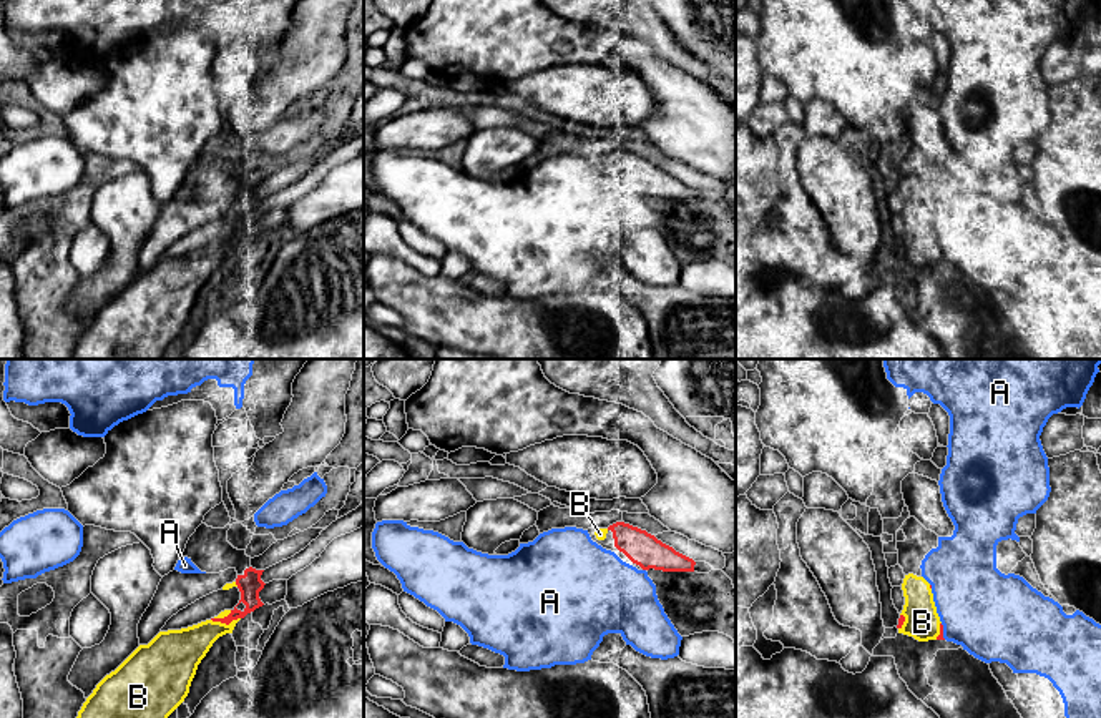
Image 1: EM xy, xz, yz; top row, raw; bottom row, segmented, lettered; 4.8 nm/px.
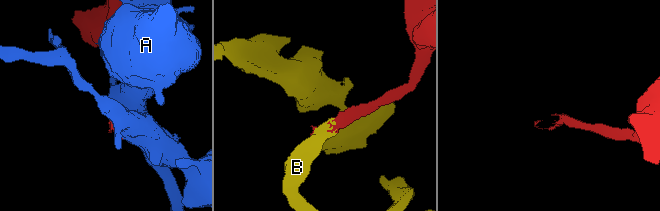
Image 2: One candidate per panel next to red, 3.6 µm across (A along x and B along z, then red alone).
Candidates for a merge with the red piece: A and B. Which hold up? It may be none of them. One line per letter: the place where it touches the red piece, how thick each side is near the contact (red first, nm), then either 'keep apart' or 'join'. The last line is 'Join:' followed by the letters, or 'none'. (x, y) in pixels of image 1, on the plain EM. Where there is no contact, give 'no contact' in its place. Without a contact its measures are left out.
A: yz (942, 260) | 30/420 nm | keep apart
B: xy (225, 250) | 120/200 nm | join
Join: B

